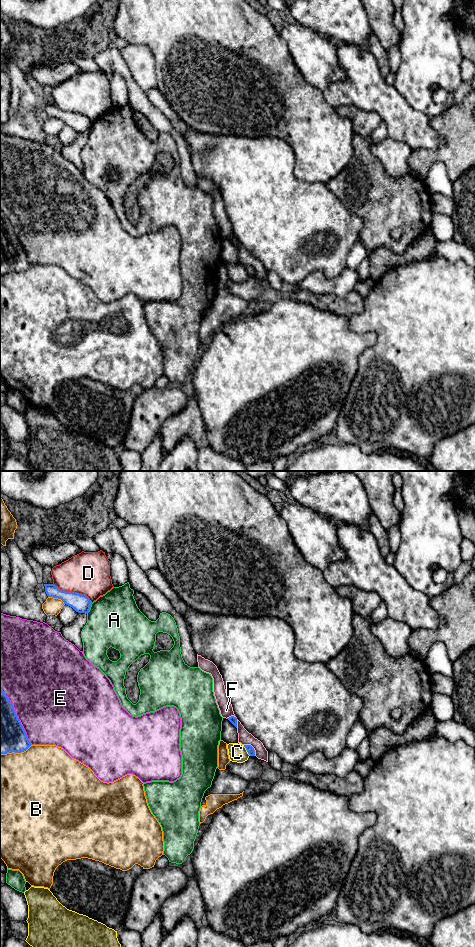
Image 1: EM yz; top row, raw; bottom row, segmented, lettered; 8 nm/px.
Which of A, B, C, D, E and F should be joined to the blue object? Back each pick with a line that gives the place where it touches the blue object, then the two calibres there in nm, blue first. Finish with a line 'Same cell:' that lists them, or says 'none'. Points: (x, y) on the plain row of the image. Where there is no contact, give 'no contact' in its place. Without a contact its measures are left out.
Same cell: none

